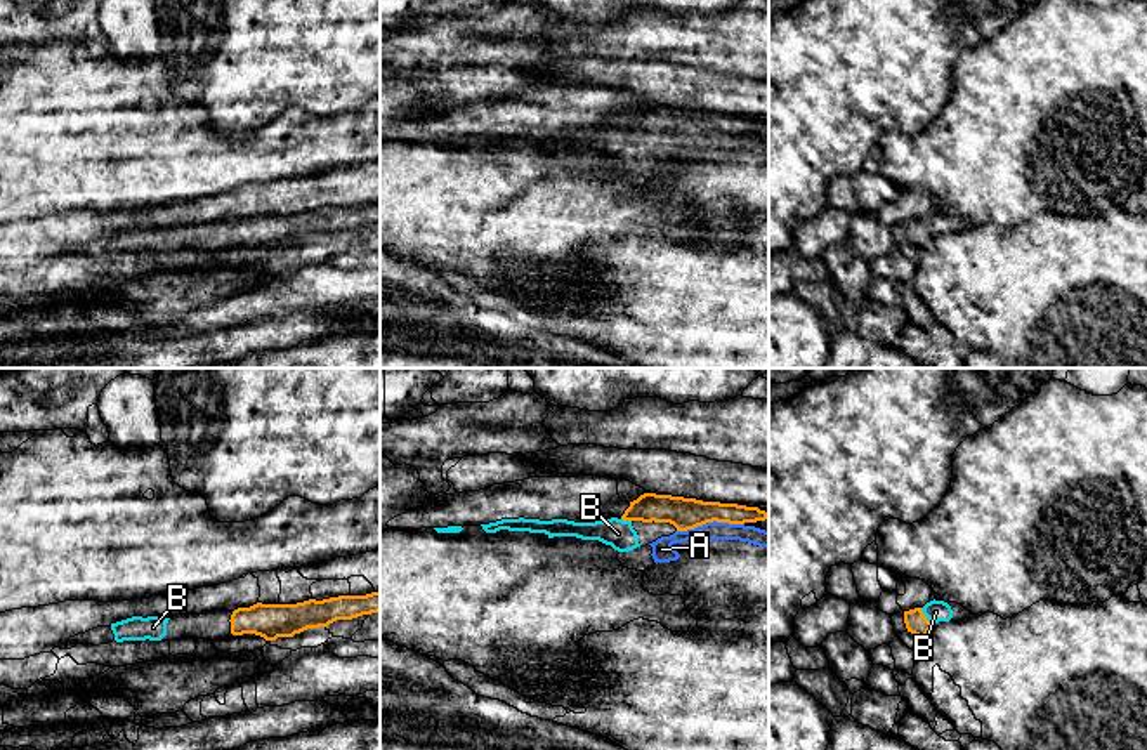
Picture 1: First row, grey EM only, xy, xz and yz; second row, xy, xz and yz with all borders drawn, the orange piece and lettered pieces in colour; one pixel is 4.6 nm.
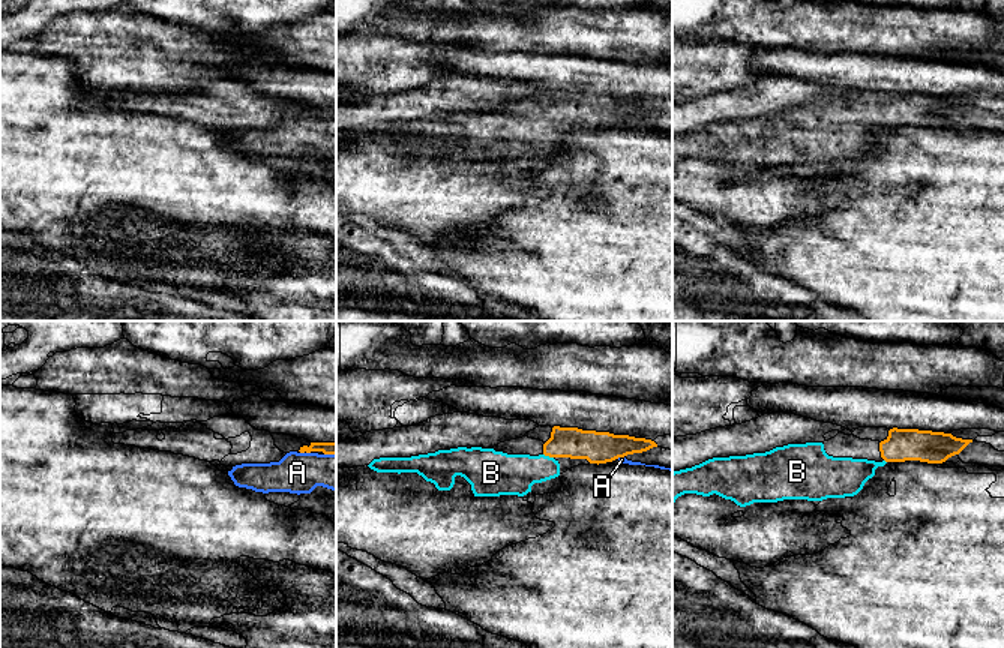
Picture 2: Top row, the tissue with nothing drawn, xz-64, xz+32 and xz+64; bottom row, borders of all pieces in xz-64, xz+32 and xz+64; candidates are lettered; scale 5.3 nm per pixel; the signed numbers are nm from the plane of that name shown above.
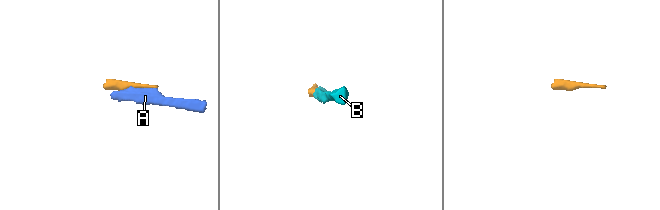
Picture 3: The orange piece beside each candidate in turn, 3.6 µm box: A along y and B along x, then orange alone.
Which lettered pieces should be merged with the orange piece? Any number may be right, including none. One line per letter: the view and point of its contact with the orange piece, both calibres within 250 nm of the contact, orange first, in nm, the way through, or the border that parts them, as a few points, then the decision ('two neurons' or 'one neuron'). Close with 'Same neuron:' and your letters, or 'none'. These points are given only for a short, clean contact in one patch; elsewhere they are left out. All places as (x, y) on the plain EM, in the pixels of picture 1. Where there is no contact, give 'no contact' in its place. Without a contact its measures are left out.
A: xz (710, 132) | 150/80 nm | one neuron
B: yz (925, 228) | 100/100 nm | across yz (915, 231), (925, 228), (936, 223) | one neuron
Same neuron: A, B

